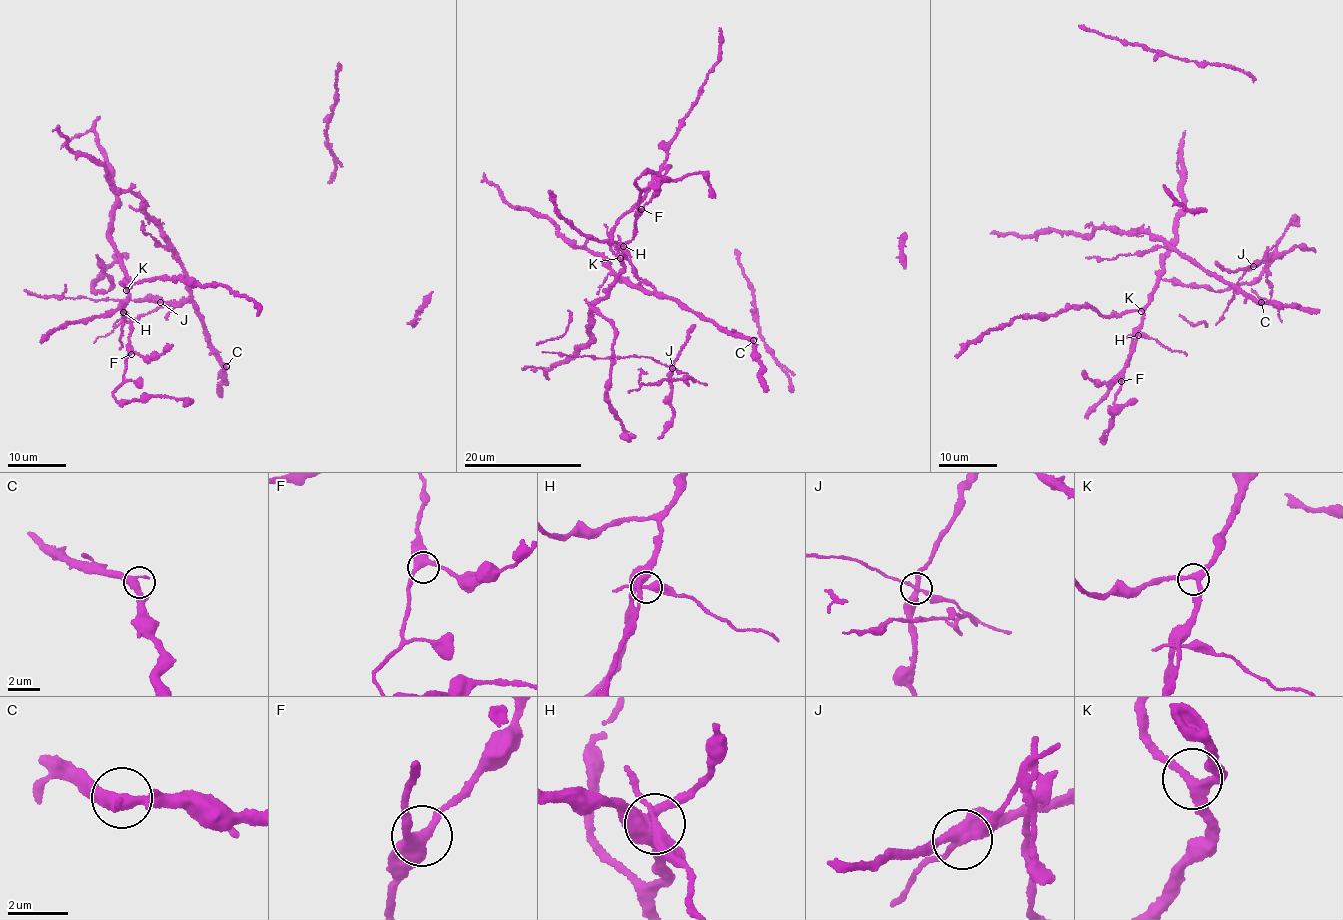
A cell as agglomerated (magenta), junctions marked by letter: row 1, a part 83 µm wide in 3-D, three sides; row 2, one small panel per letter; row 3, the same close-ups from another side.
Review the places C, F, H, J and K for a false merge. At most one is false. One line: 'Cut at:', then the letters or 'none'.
Cut at: J

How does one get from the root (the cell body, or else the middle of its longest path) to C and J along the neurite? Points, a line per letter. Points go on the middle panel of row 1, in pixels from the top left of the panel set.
C: (641, 356), (653, 357), (668, 366), (688, 340), (688, 331), (703, 318), (753, 340)
J: (641, 356), (653, 357), (673, 368)

